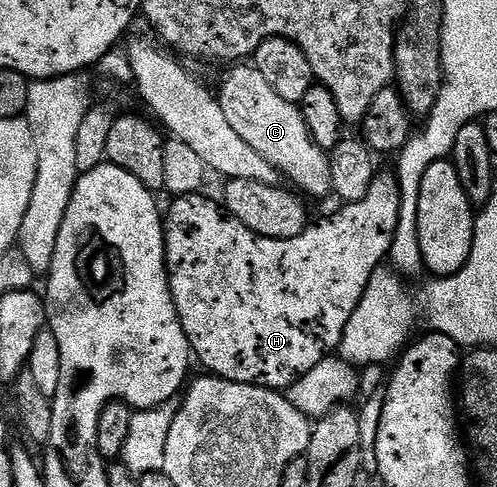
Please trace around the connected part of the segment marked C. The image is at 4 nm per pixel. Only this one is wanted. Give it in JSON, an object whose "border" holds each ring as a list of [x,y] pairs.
{"border":[[[238,65],[226,75],[222,83],[222,92],[217,92],[218,104],[222,106],[224,117],[228,117],[228,125],[260,153],[267,161],[282,172],[287,180],[291,179],[299,192],[307,191],[314,199],[322,199],[331,194],[330,161],[325,150],[314,143],[313,137],[305,124],[301,106],[284,101],[268,81],[264,81],[264,73],[257,71],[252,65]]]}

